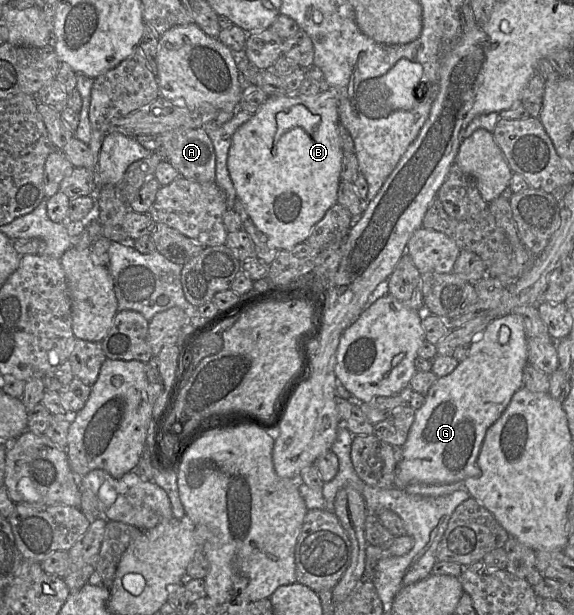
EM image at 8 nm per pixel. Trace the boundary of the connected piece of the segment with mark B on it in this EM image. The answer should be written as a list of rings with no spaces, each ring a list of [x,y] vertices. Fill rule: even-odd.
[[[329,88],[322,90],[316,95],[306,96],[299,94],[288,94],[284,96],[269,96],[257,113],[253,114],[250,120],[241,125],[235,132],[228,155],[228,171],[239,198],[246,212],[255,226],[266,235],[266,243],[271,248],[277,250],[288,250],[295,245],[304,242],[312,230],[326,214],[327,210],[337,203],[337,193],[340,184],[340,174],[342,170],[343,150],[338,136],[339,113],[338,94]]]

